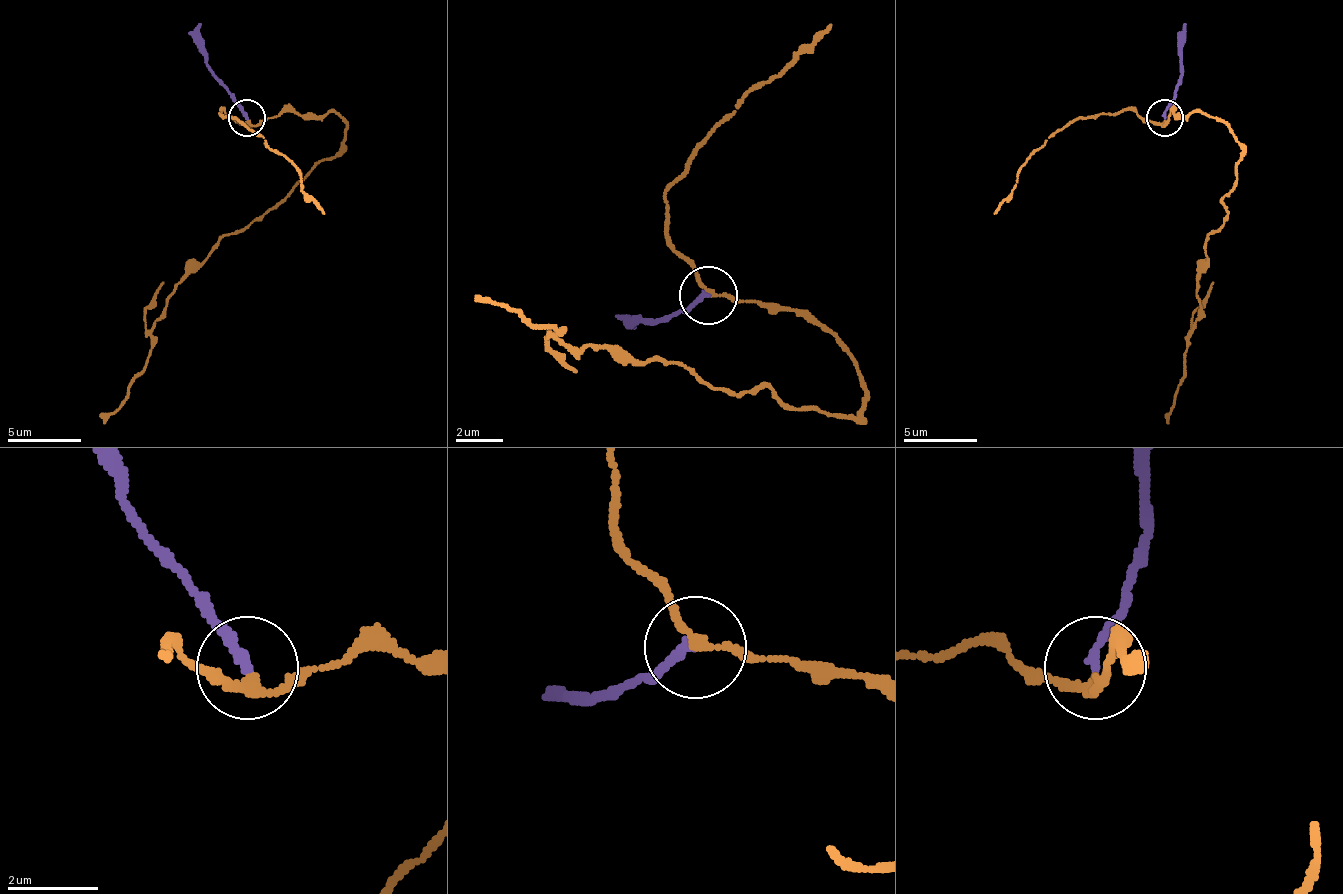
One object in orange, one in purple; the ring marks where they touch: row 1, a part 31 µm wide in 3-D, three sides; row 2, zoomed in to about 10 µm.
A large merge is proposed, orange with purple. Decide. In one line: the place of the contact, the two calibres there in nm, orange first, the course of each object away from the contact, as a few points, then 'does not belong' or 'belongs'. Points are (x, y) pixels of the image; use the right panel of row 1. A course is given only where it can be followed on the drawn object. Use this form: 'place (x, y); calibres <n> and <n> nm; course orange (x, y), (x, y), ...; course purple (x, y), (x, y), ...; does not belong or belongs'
place (1165, 118); calibres 200 and 220 nm; course orange (1164, 118), (1193, 111), (1241, 148), (1226, 218), (1204, 244), (1201, 318), (1167, 424); course purple (1164, 118), (1175, 96), (1186, 23); does not belong

